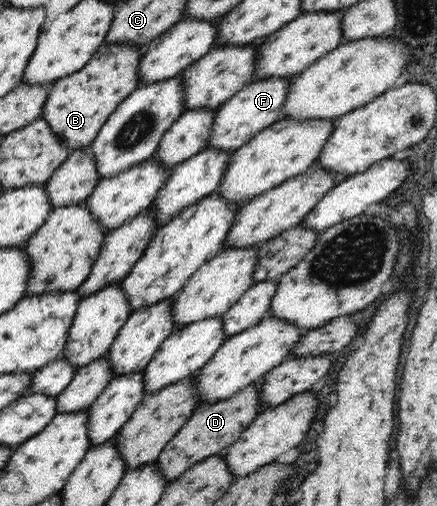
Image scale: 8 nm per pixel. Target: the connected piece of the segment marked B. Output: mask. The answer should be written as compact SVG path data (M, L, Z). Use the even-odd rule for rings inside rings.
M104 42L79 71L55 80L42 117L52 124L55 134L59 134L71 150L90 147L117 107L141 86L139 65L145 46Z

